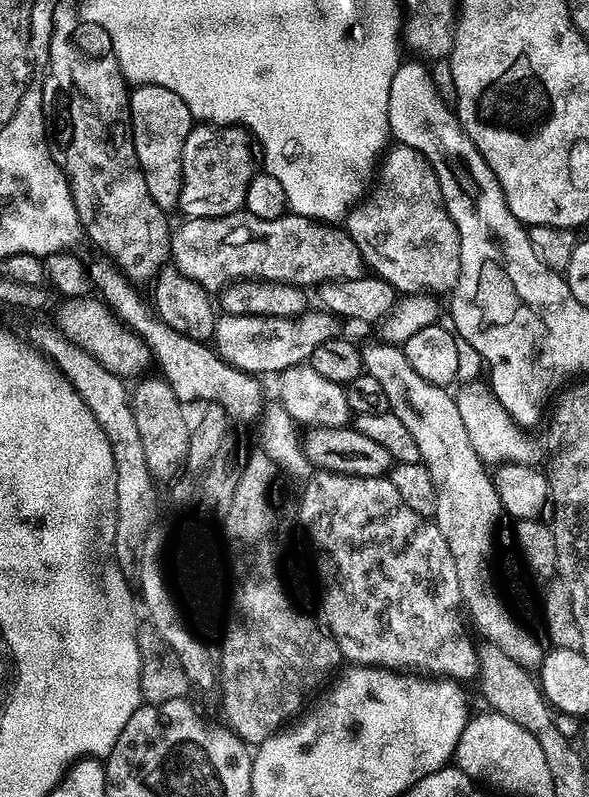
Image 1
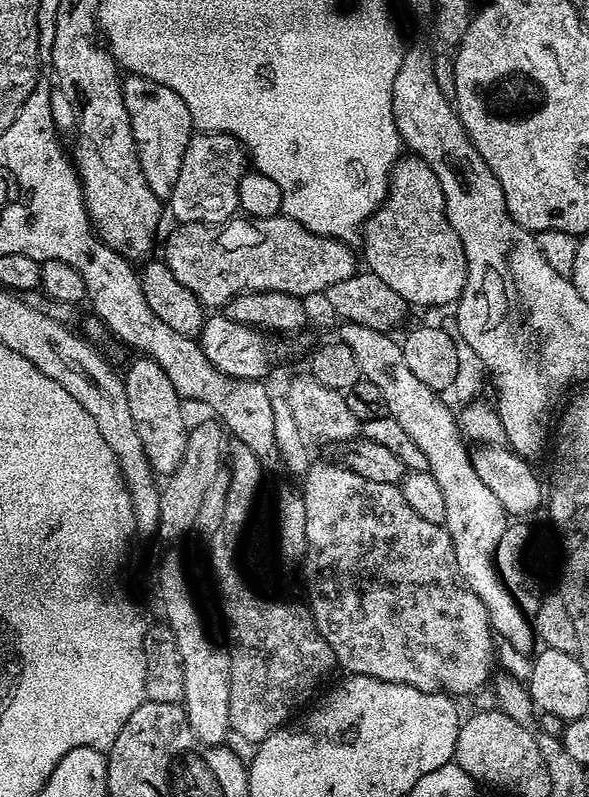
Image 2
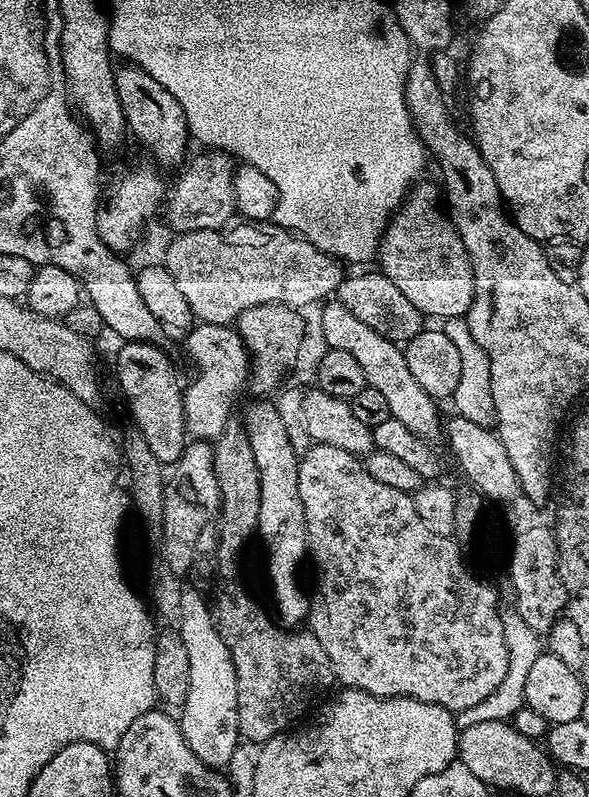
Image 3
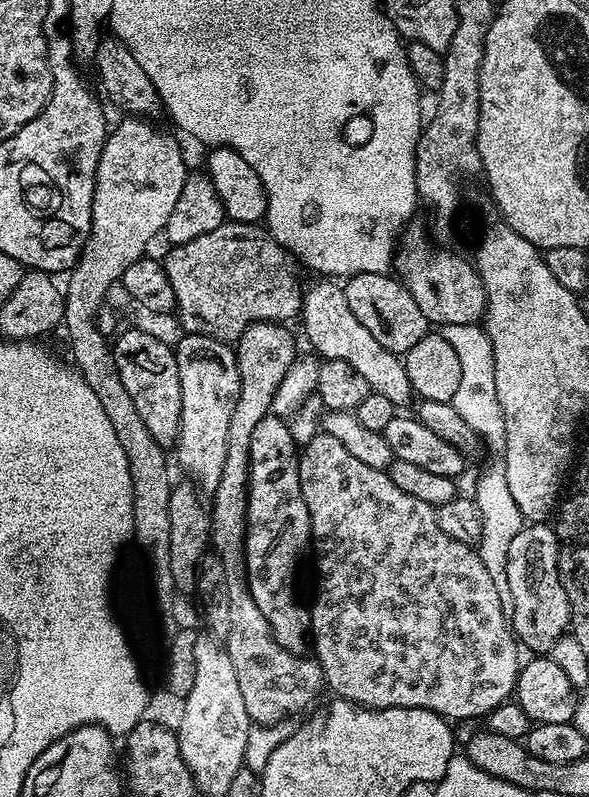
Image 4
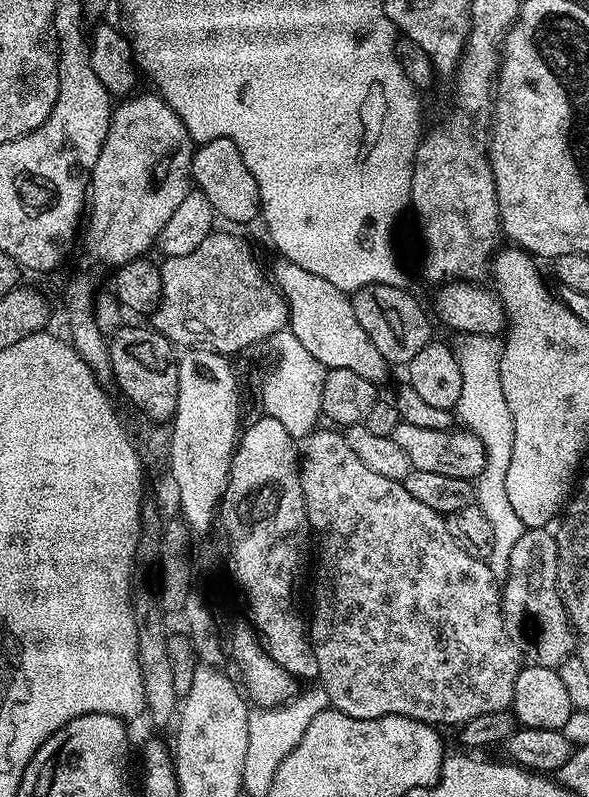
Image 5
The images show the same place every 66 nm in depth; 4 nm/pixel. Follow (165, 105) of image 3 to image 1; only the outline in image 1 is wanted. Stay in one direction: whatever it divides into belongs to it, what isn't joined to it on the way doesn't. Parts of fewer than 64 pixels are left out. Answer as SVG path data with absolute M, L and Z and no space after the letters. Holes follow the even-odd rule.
M141 84L130 92L130 114L132 115L132 137L134 150L138 154L140 168L144 171L146 184L150 186L150 196L158 206L172 210L179 205L180 191L184 182L182 152L186 138L194 126L194 121L186 102L166 90L166 86Z

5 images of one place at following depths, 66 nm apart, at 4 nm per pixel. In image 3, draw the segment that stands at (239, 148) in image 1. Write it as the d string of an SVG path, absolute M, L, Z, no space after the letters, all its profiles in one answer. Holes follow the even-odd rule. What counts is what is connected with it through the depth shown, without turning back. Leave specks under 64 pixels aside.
M204 150L201 153L201 156L196 156L193 160L191 157L179 169L180 177L177 178L173 188L171 185L170 195L166 200L168 224L173 228L171 231L176 234L223 228L237 215L232 181L233 157L221 150Z

